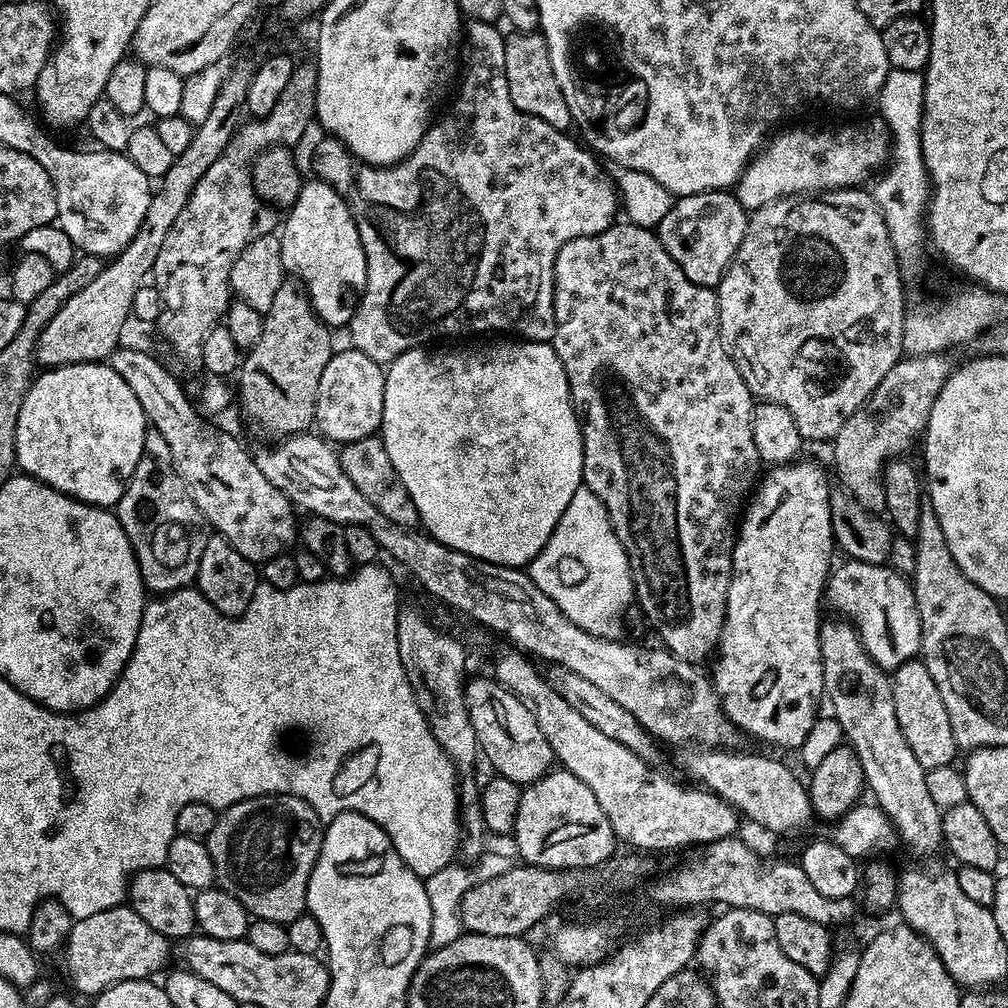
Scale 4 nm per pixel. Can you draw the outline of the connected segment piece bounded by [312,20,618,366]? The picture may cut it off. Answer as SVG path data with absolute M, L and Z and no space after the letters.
M468 20L466 24L466 60L468 56L468 65L463 65L462 79L459 81L460 93L456 96L456 101L448 108L448 113L444 117L437 119L435 122L429 124L428 133L424 135L418 142L418 146L409 154L404 160L399 160L397 164L390 164L387 166L373 166L364 163L363 160L358 159L357 156L352 155L352 151L344 145L343 141L337 139L335 136L325 135L324 140L320 140L316 144L316 149L312 152L312 168L319 179L325 180L331 188L333 188L338 195L344 197L344 201L348 203L348 209L352 212L352 216L356 219L358 226L358 234L360 241L364 247L366 254L366 266L368 267L368 277L366 278L366 286L364 287L364 294L360 298L360 305L356 308L356 313L352 316L352 323L350 331L352 331L351 347L357 352L366 354L366 358L370 358L373 362L381 366L387 366L392 361L397 360L406 350L411 348L419 348L421 346L431 345L431 340L436 340L439 336L464 336L467 332L500 332L496 334L515 334L517 337L526 340L539 340L541 342L551 341L554 330L556 329L556 319L554 318L554 262L558 258L558 250L562 250L562 246L566 246L566 242L570 242L574 238L582 238L590 234L598 234L602 230L611 228L618 216L618 193L616 185L611 179L608 180L604 176L600 176L601 161L597 159L591 151L586 150L583 143L574 141L568 137L567 131L550 126L550 122L542 122L542 118L534 118L530 114L526 114L522 110L518 110L518 106L514 106L514 102L510 98L510 86L506 82L506 46L504 45L505 33L499 32L499 27L490 22L482 22L481 20Z

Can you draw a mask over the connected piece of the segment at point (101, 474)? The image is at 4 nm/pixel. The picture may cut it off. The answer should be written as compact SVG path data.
M111 363L64 364L61 368L49 368L41 371L32 381L30 390L22 402L22 410L18 410L16 463L19 471L25 476L32 476L35 480L48 484L54 490L73 496L75 500L81 500L87 504L97 504L99 508L111 509L122 498L124 488L128 485L128 479L132 477L138 466L138 458L142 454L142 446L144 445L145 431L146 421L142 406L138 402L138 398L134 398L134 390L130 390L130 386L126 386L126 382L113 370Z

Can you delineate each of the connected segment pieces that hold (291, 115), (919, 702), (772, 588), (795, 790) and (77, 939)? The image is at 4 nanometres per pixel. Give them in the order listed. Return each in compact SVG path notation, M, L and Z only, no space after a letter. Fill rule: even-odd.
M297 63L290 74L290 82L286 82L286 90L282 90L282 98L278 98L274 110L270 110L270 114L265 116L249 119L249 124L244 122L239 125L223 154L202 174L201 180L194 186L189 196L189 201L163 239L162 248L150 273L163 304L158 328L164 335L165 342L184 360L199 361L206 334L210 334L210 330L217 327L227 313L229 303L234 296L228 279L238 254L242 254L242 250L246 250L246 246L250 246L254 238L270 236L277 231L277 209L256 192L250 165L268 148L276 145L295 146L294 144L303 138L308 123L313 123L316 115L317 86L318 74L315 63Z
M923 659L908 660L891 673L892 693L894 694L894 714L898 714L898 726L902 726L902 738L906 738L914 758L920 765L929 770L951 765L958 755L954 742L954 730L950 730L950 714L946 714L946 706L942 702L942 694L938 694L938 686L934 686L934 678L930 678L930 670L926 670Z
M805 458L797 459L790 464L782 464L771 469L772 472L768 477L765 475L763 479L759 481L758 487L755 489L754 495L751 497L750 503L747 505L746 511L743 513L742 519L738 524L738 535L736 538L736 545L732 551L732 577L730 578L730 590L728 591L728 597L726 598L726 614L724 615L724 625L722 626L722 634L720 635L720 643L718 645L718 655L715 657L716 665L713 666L712 672L710 671L710 681L712 687L717 696L720 698L720 705L724 708L724 713L728 715L728 721L736 725L737 729L741 733L749 732L756 740L765 740L768 744L777 744L780 748L792 748L792 750L798 750L806 741L806 736L810 732L810 728L814 726L818 713L820 711L820 696L825 695L824 691L824 667L822 666L822 658L820 657L820 626L822 623L822 615L820 616L820 604L822 608L822 597L826 592L826 585L828 583L828 577L830 575L830 569L833 567L834 559L832 560L832 552L834 553L834 541L832 539L832 519L830 518L830 498L832 492L830 487L828 488L828 476L819 468L816 464L811 464L810 461L804 460Z
M688 746L683 749L684 768L693 776L697 785L707 791L721 796L724 801L735 808L741 817L753 820L760 828L768 832L796 832L808 819L813 819L812 800L808 797L808 789L780 760L772 756L759 756L756 752L740 752L741 750L725 750L722 748L705 748Z
M121 906L90 914L90 918L73 920L62 957L69 982L82 995L95 998L118 982L147 980L153 975L151 972L163 973L169 967L171 947L168 937L158 934L158 930L150 930L131 906Z

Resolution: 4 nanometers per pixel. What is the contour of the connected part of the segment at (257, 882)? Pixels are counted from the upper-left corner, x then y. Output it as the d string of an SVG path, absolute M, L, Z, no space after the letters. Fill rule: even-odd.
M252 796L248 800L232 804L220 812L218 822L214 822L214 830L210 830L206 841L210 858L214 858L216 884L222 890L236 895L249 917L287 926L299 916L305 915L310 874L320 857L324 830L322 817L301 796Z

